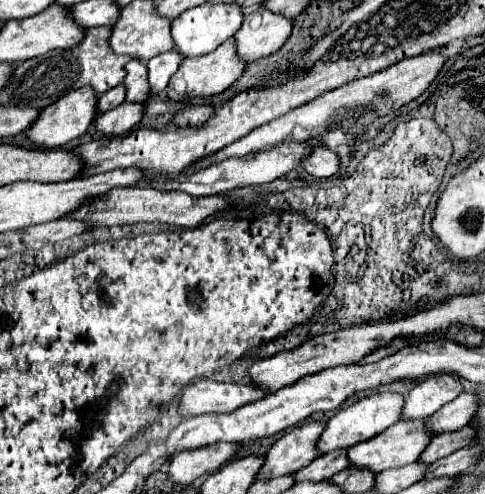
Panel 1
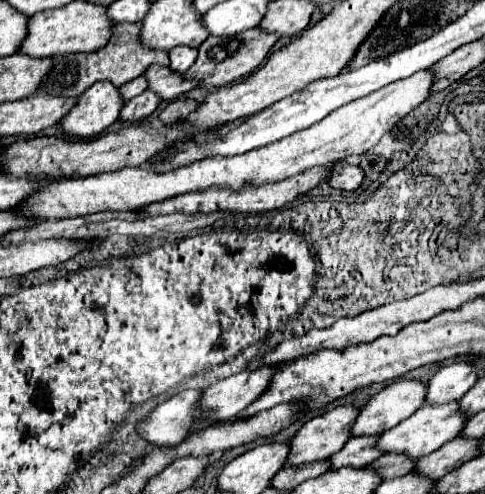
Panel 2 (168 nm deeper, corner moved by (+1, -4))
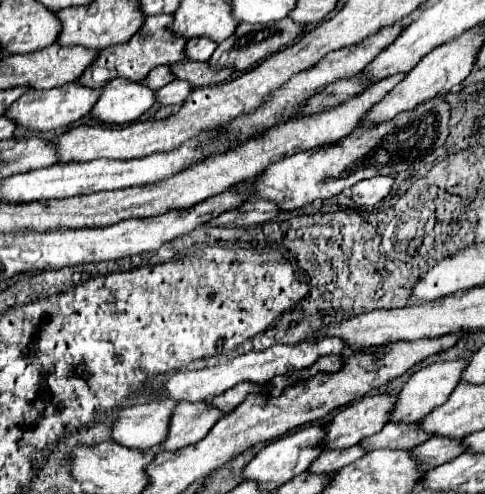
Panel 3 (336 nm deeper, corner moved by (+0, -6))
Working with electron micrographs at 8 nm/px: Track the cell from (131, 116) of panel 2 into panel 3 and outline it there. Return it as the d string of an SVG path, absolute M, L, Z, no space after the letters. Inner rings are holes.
M176 79L174 83L168 83L166 87L156 91L156 101L160 105L182 105L190 95L190 91L192 91L192 85L188 81Z

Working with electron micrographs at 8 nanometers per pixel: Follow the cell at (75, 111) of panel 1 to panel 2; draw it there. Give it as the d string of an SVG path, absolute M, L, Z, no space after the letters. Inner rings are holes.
M99 81L77 99L71 111L59 121L59 127L71 139L95 137L115 123L121 105L117 87L109 85L109 81Z

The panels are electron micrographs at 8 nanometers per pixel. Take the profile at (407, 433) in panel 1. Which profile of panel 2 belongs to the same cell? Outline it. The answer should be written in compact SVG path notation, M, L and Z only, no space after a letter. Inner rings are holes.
M449 403L449 405L423 405L421 409L417 409L409 419L401 421L397 427L385 431L375 447L383 453L397 453L397 455L405 455L409 459L419 459L425 457L429 453L433 453L435 449L439 449L441 445L445 445L447 441L455 439L461 425L467 421L467 417L459 415L459 403Z

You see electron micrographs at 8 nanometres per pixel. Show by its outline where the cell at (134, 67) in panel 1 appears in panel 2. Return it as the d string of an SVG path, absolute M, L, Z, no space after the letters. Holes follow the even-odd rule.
M151 65L143 73L143 77L147 79L147 89L157 93L163 101L177 99L179 95L197 87L195 81L183 79L183 75L175 75L169 67L161 67L161 65Z

